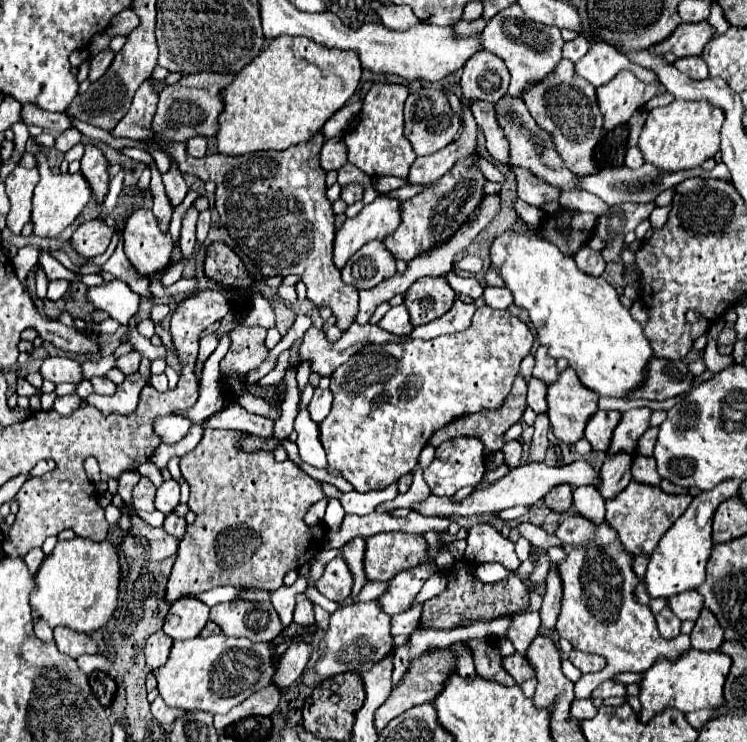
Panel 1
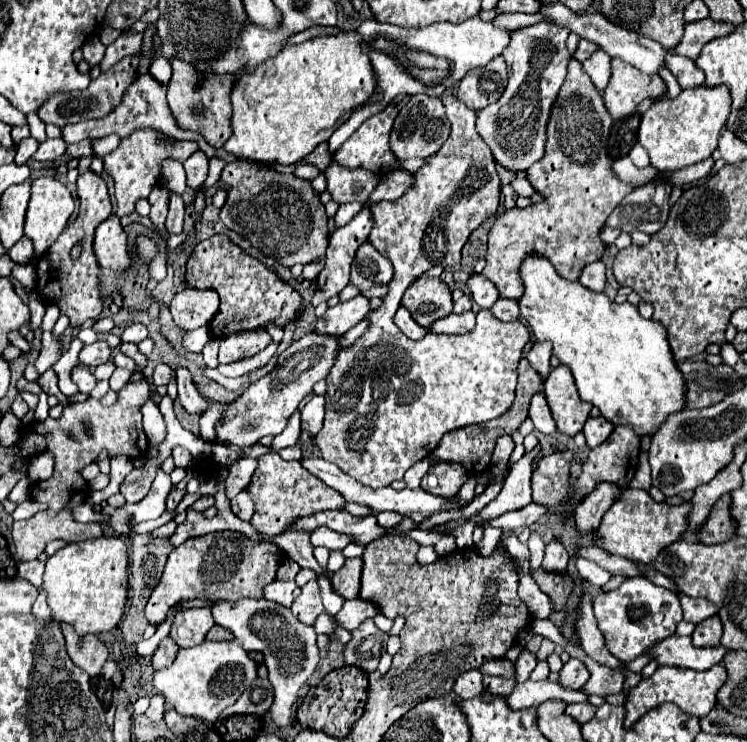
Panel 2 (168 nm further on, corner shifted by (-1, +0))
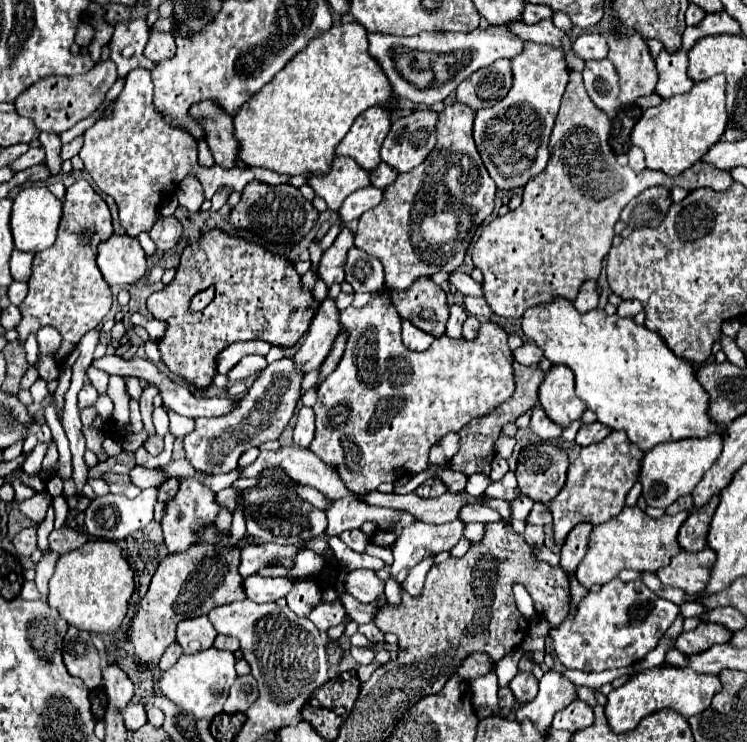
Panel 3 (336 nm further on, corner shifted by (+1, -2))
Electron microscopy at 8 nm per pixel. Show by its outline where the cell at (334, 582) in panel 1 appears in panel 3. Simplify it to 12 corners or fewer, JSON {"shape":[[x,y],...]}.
{"shape":[[350,570],[340,578],[358,602],[384,596],[374,570]]}

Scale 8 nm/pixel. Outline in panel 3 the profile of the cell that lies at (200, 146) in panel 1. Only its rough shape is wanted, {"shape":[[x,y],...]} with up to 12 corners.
{"shape":[[184,178],[176,196],[180,204],[196,212],[204,202],[198,178]]}

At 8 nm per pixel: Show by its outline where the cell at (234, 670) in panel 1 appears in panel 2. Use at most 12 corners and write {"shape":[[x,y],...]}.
{"shape":[[236,642],[182,648],[154,688],[182,716],[216,722],[252,686]]}

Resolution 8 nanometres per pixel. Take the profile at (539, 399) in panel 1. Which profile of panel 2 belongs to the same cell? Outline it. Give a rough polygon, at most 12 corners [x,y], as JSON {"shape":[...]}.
{"shape":[[542,394],[530,402],[530,420],[542,434],[556,432],[552,412]]}

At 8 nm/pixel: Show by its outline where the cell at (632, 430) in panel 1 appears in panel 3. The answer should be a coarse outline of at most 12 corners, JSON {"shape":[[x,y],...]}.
{"shape":[[620,430],[580,450],[550,504],[554,542],[626,506],[642,450]]}

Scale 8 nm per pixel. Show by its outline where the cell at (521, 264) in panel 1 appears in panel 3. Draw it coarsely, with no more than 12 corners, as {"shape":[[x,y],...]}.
{"shape":[[554,298],[522,330],[642,452],[716,430],[656,332]]}

